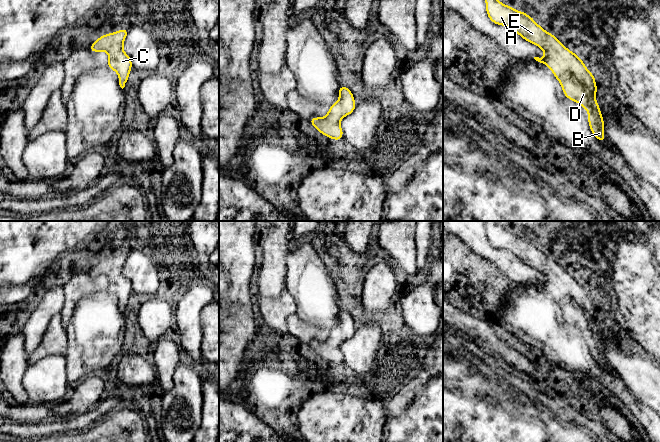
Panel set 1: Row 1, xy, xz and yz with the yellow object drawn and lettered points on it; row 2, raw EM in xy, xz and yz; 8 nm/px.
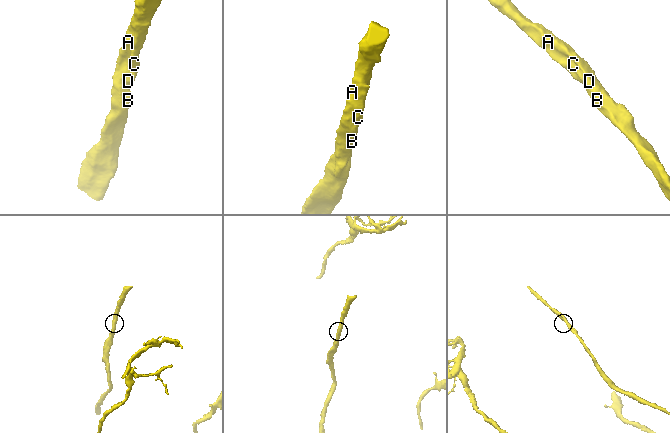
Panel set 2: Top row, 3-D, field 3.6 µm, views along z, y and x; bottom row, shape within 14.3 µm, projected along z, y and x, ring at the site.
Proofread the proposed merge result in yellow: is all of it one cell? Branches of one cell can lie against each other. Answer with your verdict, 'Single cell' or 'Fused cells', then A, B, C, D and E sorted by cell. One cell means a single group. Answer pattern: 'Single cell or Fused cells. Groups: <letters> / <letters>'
Single cell. Groups: A B C D E

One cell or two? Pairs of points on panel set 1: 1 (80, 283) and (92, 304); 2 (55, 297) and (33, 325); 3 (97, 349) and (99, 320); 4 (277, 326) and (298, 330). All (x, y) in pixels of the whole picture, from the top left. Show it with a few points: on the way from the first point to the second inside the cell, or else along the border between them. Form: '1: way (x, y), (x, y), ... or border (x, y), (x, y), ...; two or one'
1: border (106, 289), (83, 296), (77, 302), (72, 314); two
2: way (51, 304), (40, 318); one
3: way (97, 342), (97, 327); one
4: border (294, 312), (287, 318), (286, 331); two

